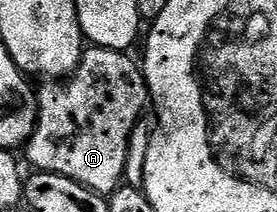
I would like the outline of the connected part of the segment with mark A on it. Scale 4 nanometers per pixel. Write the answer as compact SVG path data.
M98 47L84 48L83 57L79 61L79 66L70 77L59 79L47 79L42 82L43 86L38 86L37 89L37 104L39 106L39 119L35 122L35 129L31 132L31 138L25 143L27 149L27 157L31 160L31 169L41 173L56 173L62 177L73 179L77 183L81 183L85 187L89 187L94 193L102 193L110 195L124 184L125 177L123 172L127 169L127 148L131 145L131 136L135 133L135 124L139 121L139 116L143 113L143 108L148 108L149 94L147 91L147 77L144 75L140 62L135 61L124 50L121 49L101 49Z

